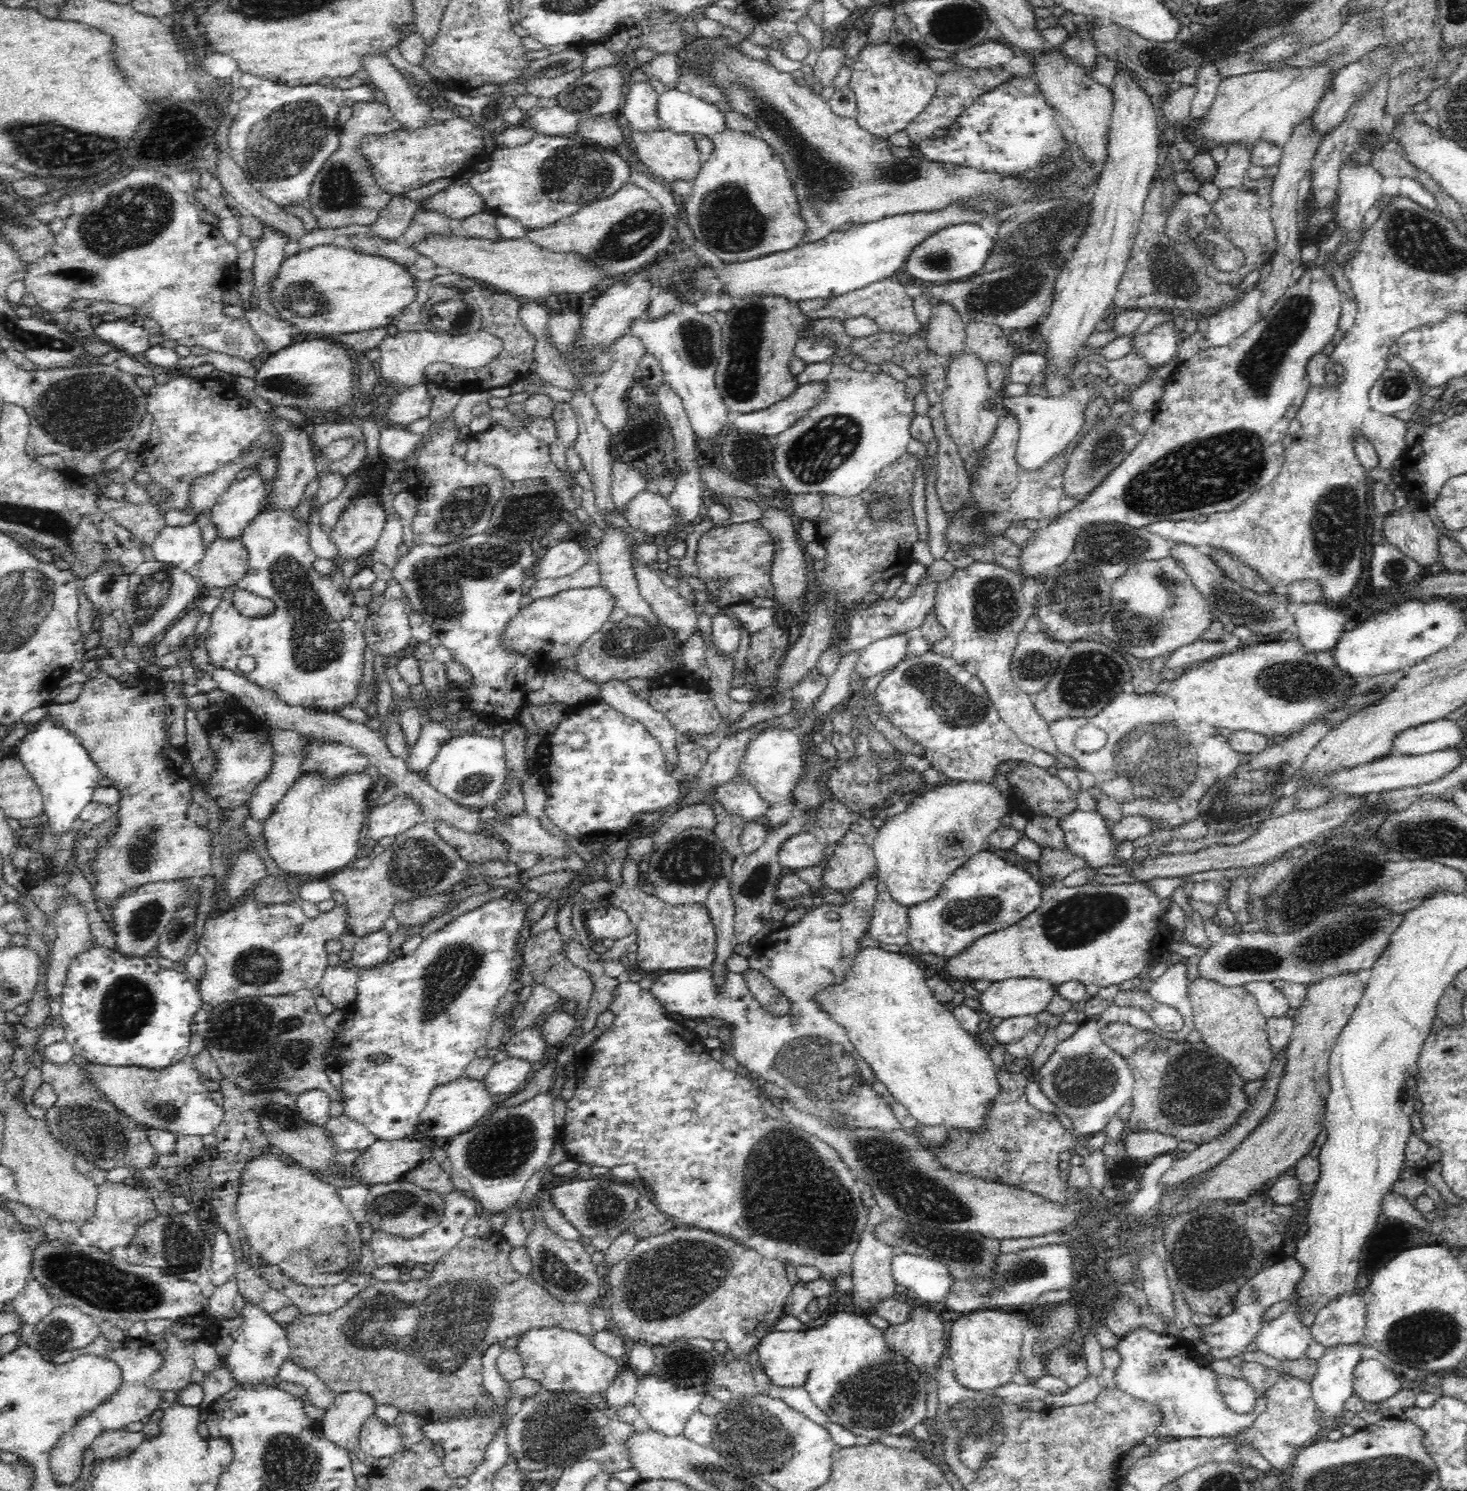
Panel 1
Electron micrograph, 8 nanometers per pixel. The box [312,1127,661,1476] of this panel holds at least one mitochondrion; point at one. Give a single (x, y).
(443, 1335)

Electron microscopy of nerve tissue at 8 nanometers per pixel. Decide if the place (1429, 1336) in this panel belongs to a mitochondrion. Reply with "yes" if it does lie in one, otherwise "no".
yes

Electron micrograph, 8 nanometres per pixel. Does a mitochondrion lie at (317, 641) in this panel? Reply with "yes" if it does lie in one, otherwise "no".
yes

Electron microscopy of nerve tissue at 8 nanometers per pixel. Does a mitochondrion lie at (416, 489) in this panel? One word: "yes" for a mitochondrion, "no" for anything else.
no

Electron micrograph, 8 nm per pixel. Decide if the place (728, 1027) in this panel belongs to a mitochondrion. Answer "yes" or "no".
no

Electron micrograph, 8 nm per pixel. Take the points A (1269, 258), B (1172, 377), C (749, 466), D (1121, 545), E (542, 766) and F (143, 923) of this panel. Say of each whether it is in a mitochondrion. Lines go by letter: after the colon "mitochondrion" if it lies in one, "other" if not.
A: other
B: other
C: mitochondrion
D: mitochondrion
E: other
F: mitochondrion

